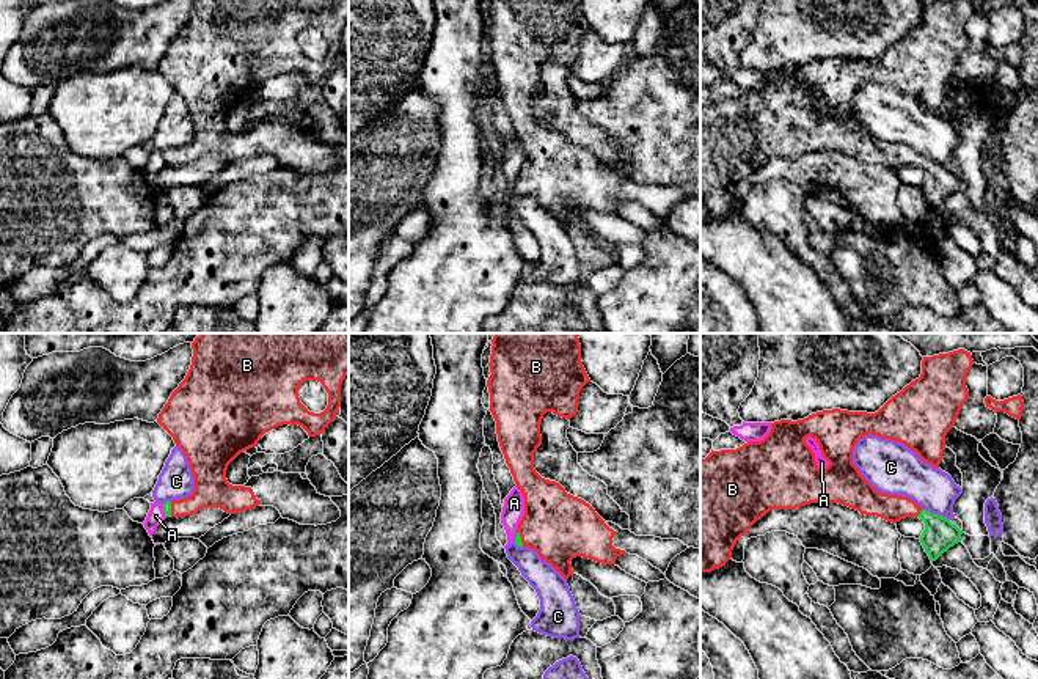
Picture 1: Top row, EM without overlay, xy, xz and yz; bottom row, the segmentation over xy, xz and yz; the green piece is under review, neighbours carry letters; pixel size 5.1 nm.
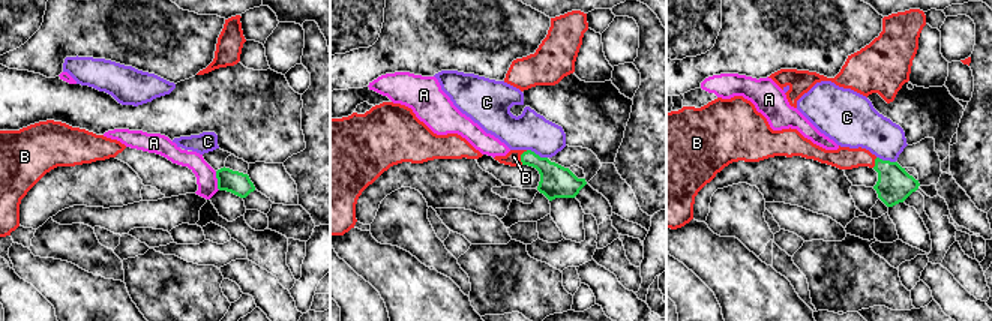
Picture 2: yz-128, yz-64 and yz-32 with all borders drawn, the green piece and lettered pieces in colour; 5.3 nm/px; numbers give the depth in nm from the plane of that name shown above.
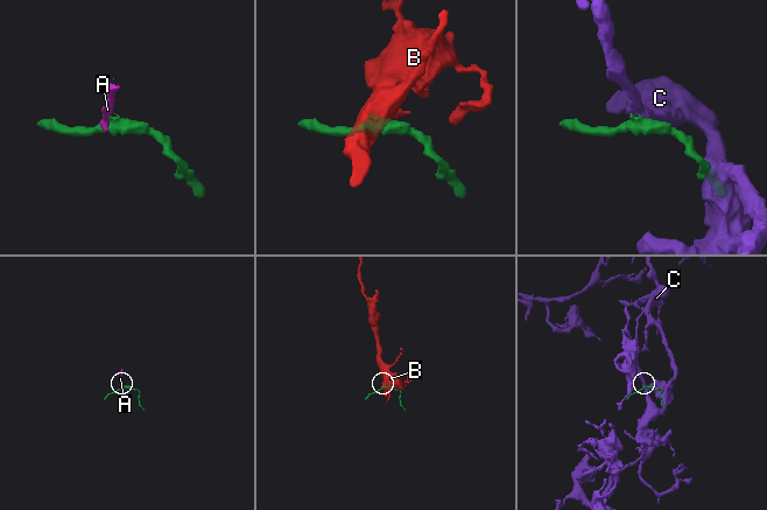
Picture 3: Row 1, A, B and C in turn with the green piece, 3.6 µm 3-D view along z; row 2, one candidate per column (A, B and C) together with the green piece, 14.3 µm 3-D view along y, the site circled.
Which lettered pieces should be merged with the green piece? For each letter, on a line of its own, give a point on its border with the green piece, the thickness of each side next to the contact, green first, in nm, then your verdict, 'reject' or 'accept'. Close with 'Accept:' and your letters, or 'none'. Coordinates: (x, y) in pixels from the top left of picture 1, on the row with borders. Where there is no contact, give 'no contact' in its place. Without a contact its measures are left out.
A: meets green in xy at (164, 511); 50 nm thick on the green side, 90 nm on the other; reject
B: meets green in yz at (921, 513); 170 nm thick on the green side, 140 nm on the other; accept
C: meets green in yz at (936, 514); 170 nm thick on the green side, 220 nm on the other; reject
Accept: B

